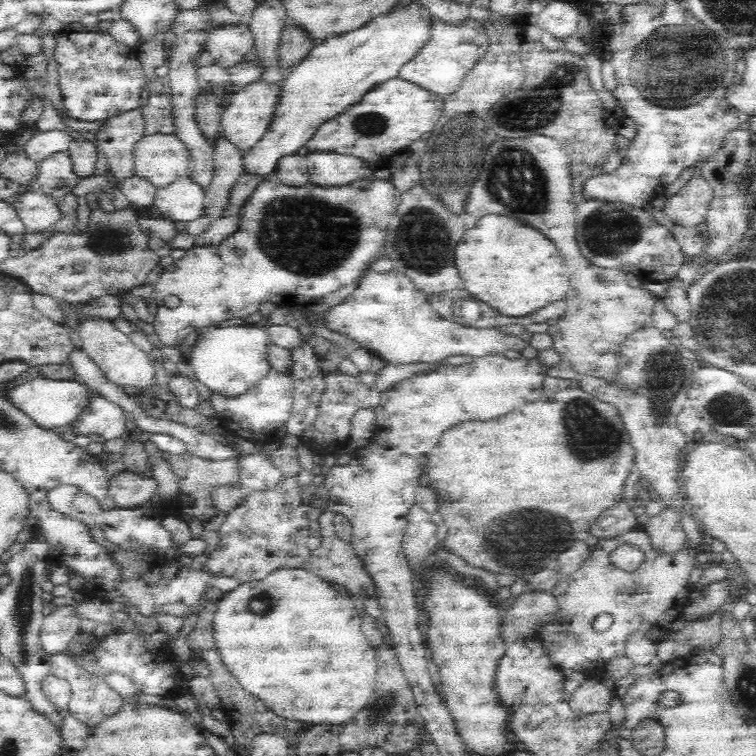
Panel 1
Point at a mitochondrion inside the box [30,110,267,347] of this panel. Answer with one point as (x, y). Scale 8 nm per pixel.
(112, 240)

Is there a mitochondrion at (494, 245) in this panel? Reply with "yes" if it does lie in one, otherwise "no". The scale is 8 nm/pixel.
no

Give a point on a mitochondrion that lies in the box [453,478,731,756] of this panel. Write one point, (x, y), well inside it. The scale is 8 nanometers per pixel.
(519, 539)

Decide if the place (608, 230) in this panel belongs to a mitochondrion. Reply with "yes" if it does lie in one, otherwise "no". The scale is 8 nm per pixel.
yes

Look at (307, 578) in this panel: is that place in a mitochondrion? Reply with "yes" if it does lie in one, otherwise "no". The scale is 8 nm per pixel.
no

